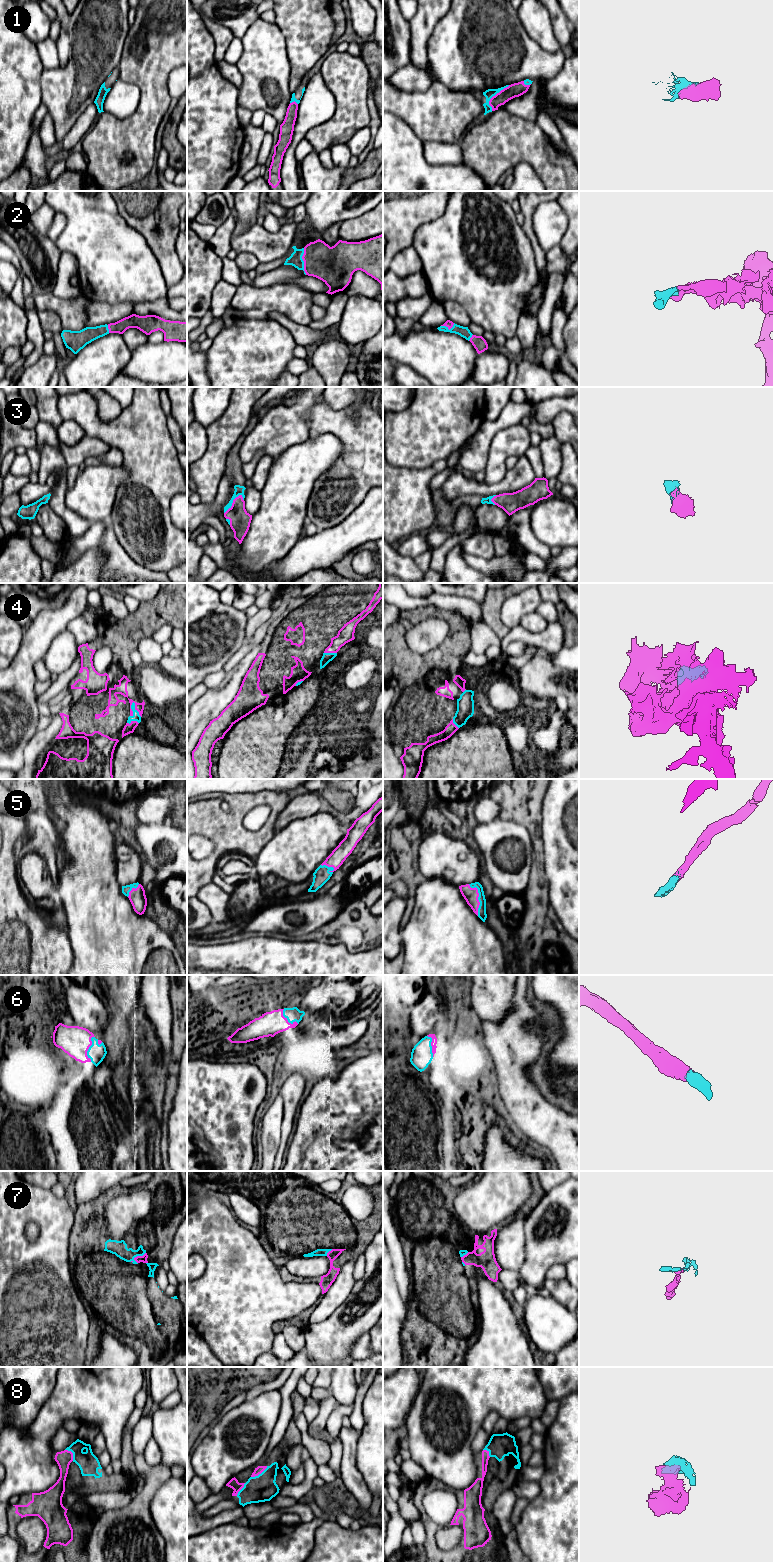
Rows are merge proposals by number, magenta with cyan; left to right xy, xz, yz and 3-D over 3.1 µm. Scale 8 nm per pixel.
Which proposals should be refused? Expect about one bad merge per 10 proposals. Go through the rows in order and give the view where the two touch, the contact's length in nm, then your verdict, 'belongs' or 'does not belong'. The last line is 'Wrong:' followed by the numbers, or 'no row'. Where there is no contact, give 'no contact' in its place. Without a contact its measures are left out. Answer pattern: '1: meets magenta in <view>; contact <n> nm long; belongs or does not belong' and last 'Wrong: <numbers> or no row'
1: meets magenta in yz; contact 260 nm long; belongs
2: meets magenta in xz; contact 220 nm long; belongs
3: meets magenta in xz; contact 220 nm long; belongs
4: meets magenta in xy; contact 140 nm long; belongs
5: meets magenta in yz; contact 260 nm long; belongs
6: meets magenta in xy; contact 220 nm long; belongs
7: meets magenta in xy; contact 150 nm long; belongs
8: meets magenta in xz; contact 160 nm long; belongs
Wrong: no row

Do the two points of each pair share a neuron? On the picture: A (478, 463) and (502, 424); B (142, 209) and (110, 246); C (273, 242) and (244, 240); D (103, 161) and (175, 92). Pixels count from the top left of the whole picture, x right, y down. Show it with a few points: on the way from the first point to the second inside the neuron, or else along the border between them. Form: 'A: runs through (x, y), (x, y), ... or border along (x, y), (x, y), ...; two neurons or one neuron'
A: runs through (478, 453), (479, 444), (492, 431); one neuron
B: border along (116, 204), (120, 216), (145, 240); two neurons
C: runs through (266, 242), (251, 241); one neuron
D: border along (169, 73), (166, 79), (166, 88), (171, 98); two neurons

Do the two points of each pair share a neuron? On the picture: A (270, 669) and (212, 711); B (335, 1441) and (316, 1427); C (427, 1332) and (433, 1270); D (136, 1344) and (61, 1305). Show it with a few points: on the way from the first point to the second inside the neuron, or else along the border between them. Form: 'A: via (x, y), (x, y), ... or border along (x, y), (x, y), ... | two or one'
A: border along (246, 673), (234, 699), (221, 712) | two
B: border along (324, 1428), (318, 1433), (317, 1438) | two
C: via (433, 1317), (433, 1285) | one
D: border along (81, 1298), (90, 1318), (87, 1343) | two

